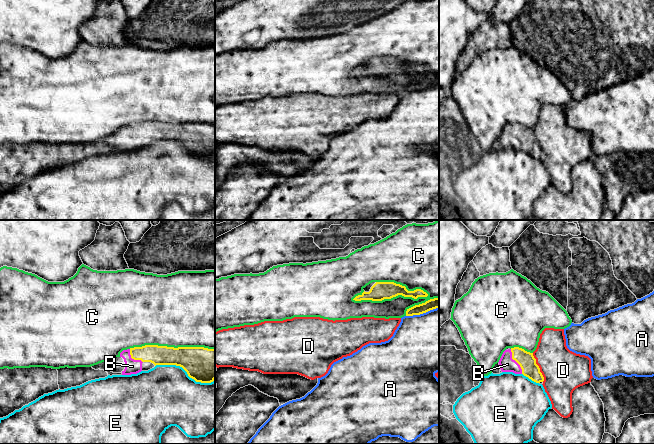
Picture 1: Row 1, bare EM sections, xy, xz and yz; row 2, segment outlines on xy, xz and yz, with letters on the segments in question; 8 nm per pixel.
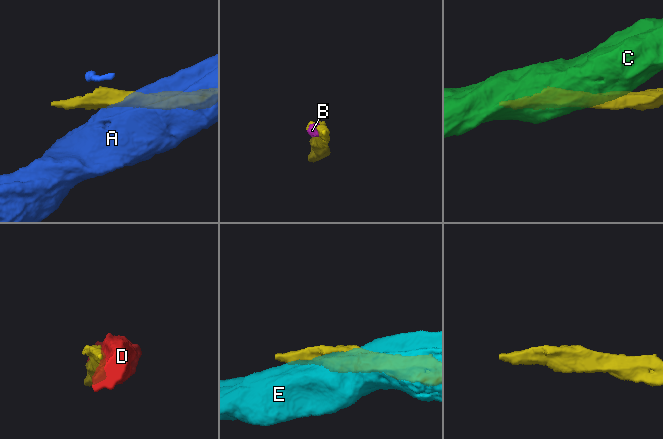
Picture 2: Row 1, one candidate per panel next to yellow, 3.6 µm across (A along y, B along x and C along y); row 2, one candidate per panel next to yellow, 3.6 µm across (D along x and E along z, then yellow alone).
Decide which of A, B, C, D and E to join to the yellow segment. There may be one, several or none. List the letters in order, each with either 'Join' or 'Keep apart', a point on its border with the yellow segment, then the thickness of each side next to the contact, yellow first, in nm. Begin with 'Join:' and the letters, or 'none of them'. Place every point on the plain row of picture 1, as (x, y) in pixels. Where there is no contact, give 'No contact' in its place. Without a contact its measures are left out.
Join: B
A: Keep apart. Touches yellow at xz (422, 89). Thickness 90 nm (yellow) against 500 nm
B: Join. Touches yellow at yz (515, 136). Thickness 140 nm (yellow) against 120 nm
C: Keep apart. Touches yellow at xz (390, 74). Thickness 150 nm (yellow) against 240 nm
D: Keep apart. Touches yellow at yz (538, 143). Thickness 140 nm (yellow) against 340 nm
E: Keep apart. Touches yellow at xy (185, 146). Thickness 280 nm (yellow) against 480 nm

